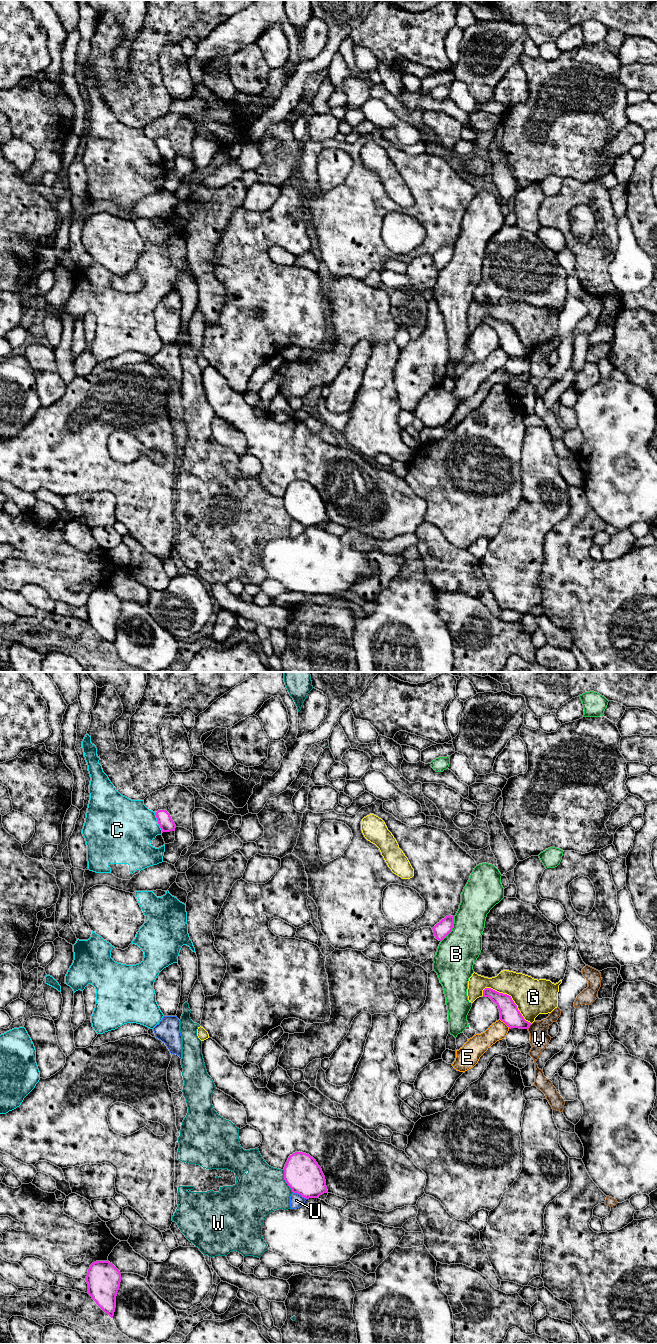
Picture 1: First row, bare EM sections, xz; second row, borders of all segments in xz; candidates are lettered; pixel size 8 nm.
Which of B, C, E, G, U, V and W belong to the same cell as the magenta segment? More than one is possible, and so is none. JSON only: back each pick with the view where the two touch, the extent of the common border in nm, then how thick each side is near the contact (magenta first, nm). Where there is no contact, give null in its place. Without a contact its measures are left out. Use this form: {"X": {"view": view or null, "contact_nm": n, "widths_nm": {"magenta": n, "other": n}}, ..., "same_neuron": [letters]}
{"same_neuron": []}

